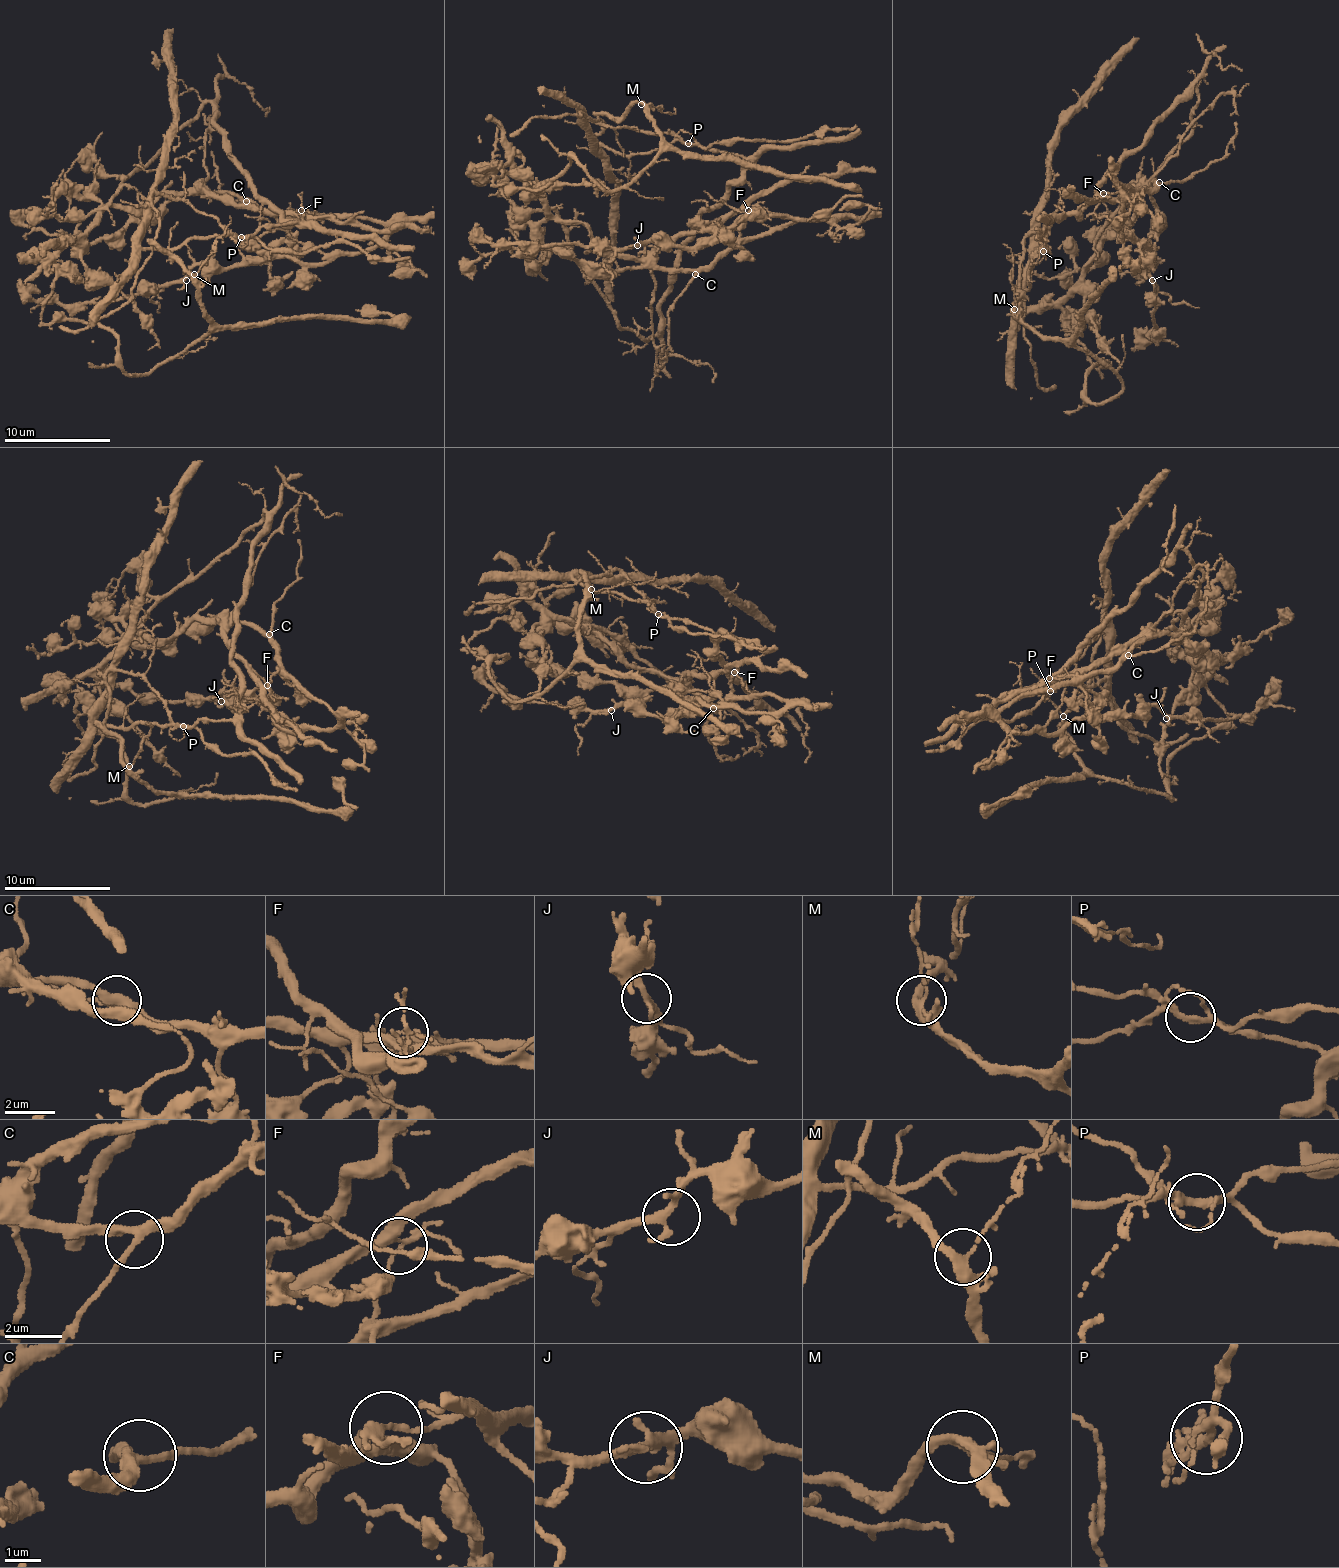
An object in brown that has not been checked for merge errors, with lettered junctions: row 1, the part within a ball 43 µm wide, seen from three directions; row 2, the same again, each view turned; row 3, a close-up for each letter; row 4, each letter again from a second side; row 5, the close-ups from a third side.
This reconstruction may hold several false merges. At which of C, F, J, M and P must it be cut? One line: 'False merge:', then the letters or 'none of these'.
False merge: F, P

